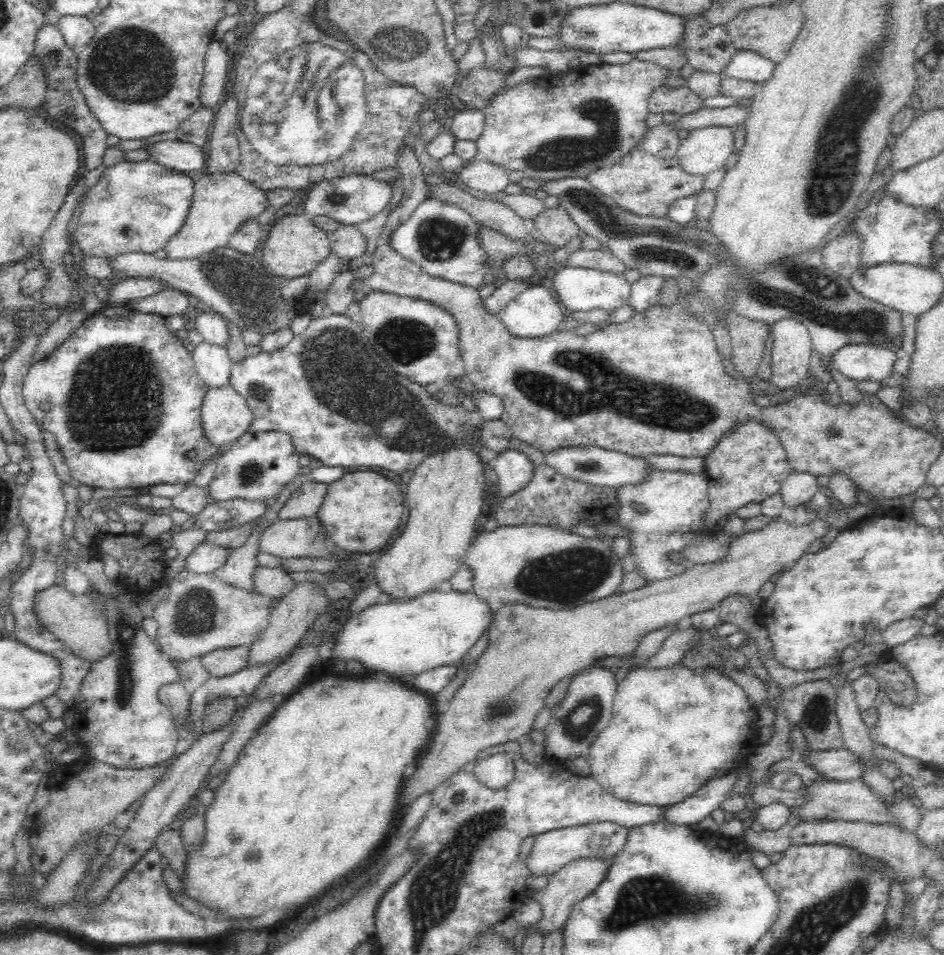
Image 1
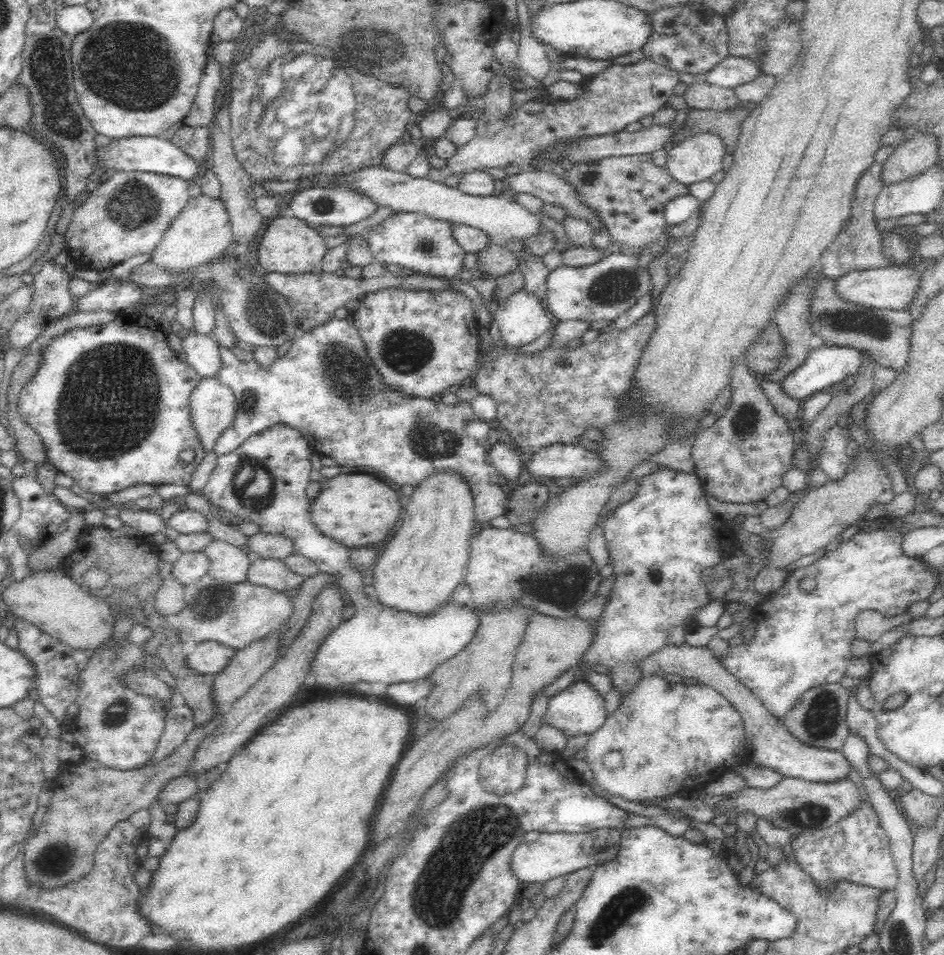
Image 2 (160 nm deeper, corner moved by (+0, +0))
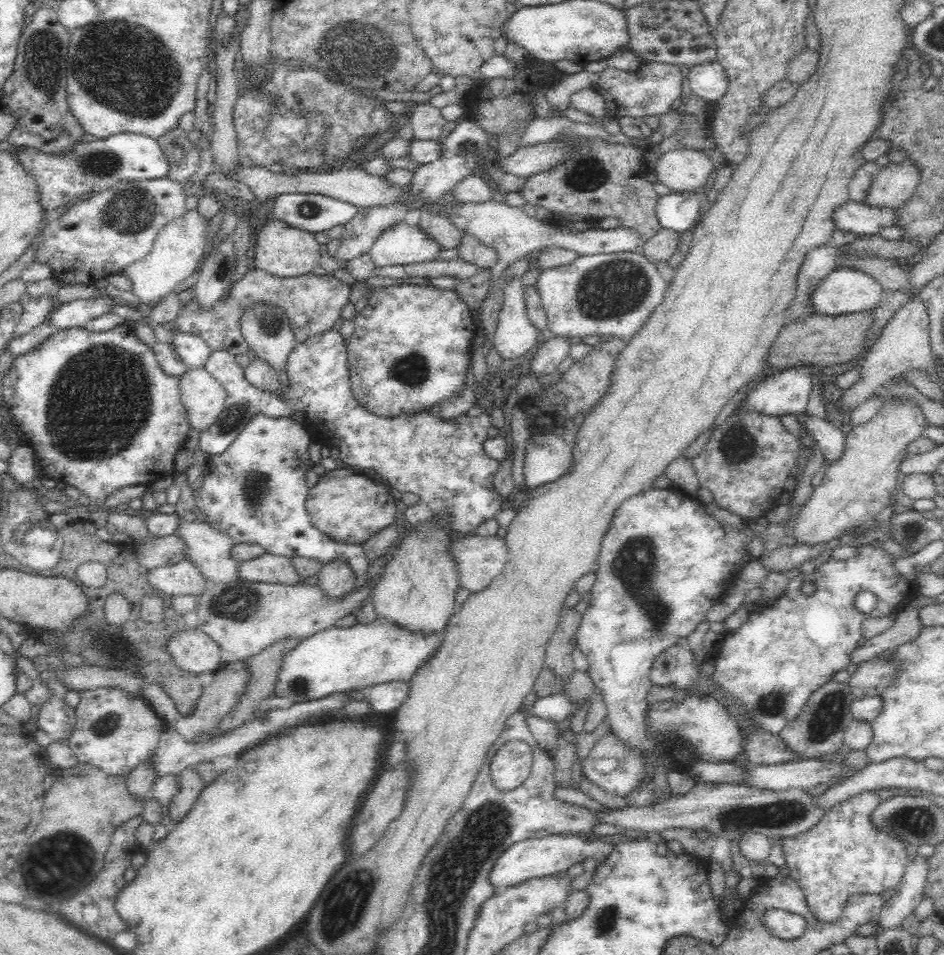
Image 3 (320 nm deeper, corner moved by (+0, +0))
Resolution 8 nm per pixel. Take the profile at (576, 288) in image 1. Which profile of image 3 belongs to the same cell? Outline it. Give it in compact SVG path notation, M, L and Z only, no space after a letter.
M632 251L578 255L578 258L562 266L543 269L535 287L547 316L547 328L554 336L564 335L572 339L600 336L602 339L611 337L628 341L642 330L650 314L662 304L668 285L653 262L640 252Z

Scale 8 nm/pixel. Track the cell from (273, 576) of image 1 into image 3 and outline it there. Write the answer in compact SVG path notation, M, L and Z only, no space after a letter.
M267 553L253 560L241 562L237 576L248 582L280 584L296 584L302 579L290 559Z

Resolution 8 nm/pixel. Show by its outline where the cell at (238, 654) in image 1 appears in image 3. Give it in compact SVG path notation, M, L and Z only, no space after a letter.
M200 629L173 632L167 651L178 668L208 678L222 665L219 644Z

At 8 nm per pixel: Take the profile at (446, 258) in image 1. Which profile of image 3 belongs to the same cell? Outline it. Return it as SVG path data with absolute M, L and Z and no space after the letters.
M406 221L386 228L369 250L376 267L412 264L438 259L441 246L419 230L418 225Z

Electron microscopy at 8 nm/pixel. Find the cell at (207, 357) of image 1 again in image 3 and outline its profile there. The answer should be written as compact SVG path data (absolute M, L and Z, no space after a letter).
M175 329L172 330L170 343L175 354L177 354L176 358L182 360L188 368L203 368L204 363L207 361L207 358L211 353L211 348L199 336Z

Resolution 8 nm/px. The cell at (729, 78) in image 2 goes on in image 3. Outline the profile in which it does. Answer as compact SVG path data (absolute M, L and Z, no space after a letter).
M717 61L698 64L688 72L688 88L707 101L717 101L727 91L726 71Z

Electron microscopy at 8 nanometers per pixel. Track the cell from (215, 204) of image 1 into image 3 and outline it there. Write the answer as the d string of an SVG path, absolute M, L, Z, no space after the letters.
M198 208L186 211L179 218L163 226L158 231L150 252L121 271L131 280L131 292L138 296L145 310L162 301L182 280L188 279L198 266L204 246L207 244L205 232L208 230L209 221L198 212Z

